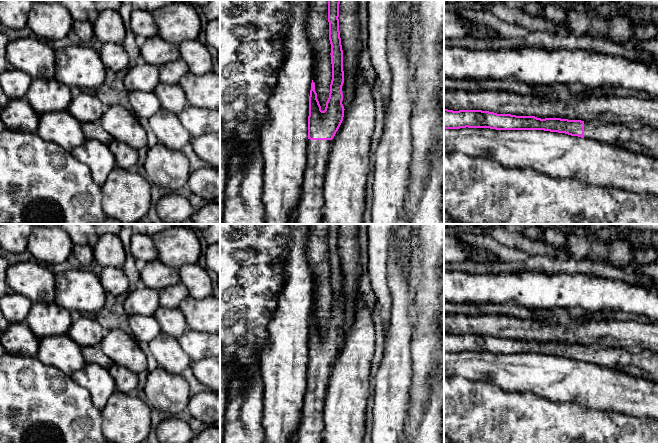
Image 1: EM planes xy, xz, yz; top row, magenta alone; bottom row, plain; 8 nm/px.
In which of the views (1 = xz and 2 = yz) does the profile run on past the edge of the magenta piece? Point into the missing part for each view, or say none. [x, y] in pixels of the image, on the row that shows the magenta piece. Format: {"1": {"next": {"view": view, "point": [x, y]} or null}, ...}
{"1": {"next": {"view": "xz", "point": [310, 210]}}, "2": {"next": {"view": "yz", "point": [644, 139]}}}

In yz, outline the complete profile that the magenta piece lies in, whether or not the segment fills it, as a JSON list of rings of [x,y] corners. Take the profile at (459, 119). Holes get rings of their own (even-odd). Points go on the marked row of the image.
[[[444,109],[444,129],[460,128],[490,128],[496,130],[544,130],[550,132],[565,133],[585,139],[595,140],[617,146],[629,151],[643,153],[658,158],[658,129],[649,126],[637,128],[628,127],[619,123],[601,124],[596,122],[584,122],[581,120],[568,120],[561,118],[537,118],[535,116],[516,116],[511,114],[497,114],[482,110]]]

